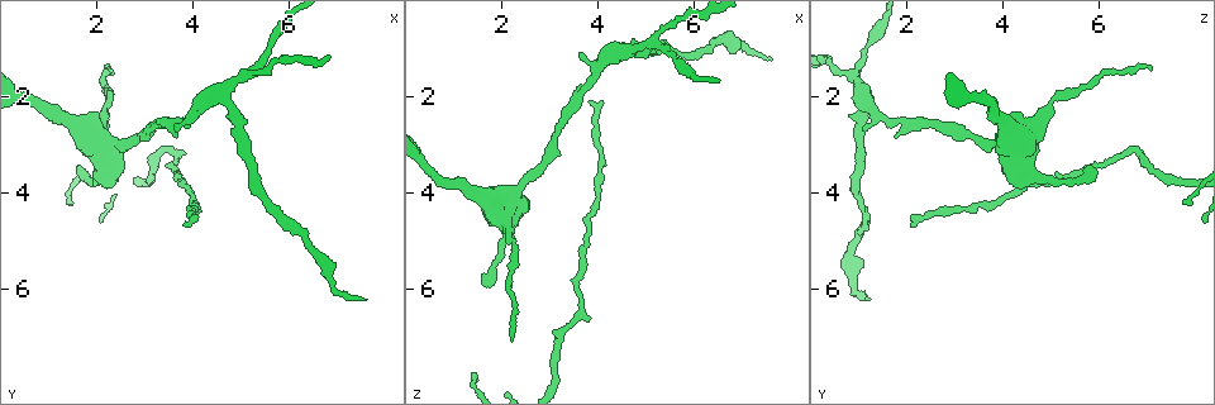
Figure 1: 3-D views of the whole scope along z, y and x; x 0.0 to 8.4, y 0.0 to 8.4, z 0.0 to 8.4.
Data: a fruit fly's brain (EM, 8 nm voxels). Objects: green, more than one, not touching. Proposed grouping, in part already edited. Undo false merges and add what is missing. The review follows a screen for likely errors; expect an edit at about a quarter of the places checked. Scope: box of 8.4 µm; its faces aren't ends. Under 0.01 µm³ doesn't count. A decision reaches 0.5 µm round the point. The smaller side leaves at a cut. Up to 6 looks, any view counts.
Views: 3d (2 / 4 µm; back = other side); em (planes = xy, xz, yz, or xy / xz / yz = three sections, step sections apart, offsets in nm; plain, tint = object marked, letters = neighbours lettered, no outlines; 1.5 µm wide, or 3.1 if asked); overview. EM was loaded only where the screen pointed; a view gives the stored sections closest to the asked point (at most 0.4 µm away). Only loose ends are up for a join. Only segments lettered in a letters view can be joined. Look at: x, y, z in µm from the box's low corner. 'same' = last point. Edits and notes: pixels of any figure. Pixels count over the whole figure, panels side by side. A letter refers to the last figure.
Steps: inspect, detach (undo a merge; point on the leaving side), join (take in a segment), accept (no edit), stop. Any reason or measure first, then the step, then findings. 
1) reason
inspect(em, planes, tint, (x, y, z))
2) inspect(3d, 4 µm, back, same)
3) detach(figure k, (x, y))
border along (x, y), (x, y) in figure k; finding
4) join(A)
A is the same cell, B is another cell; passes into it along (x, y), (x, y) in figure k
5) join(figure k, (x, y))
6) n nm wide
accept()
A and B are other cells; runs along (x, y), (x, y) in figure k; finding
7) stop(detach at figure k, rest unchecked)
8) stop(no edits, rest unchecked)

inspect(em, planes, tint, (1.60, 3.40, 5.85))

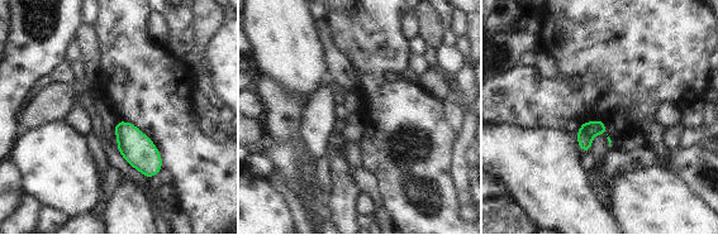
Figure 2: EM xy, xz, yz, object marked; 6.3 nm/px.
what lies round it
inspect(em, planes, letters, same)

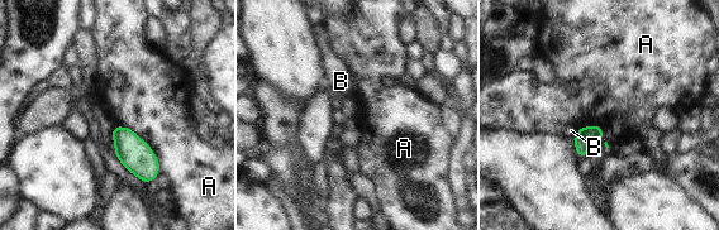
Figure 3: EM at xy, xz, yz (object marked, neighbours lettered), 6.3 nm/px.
accept()
A and B are other cells; no lettered segment goes on from it

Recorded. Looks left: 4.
thin end
inspect(3d, 4 µm, back, (3.60, 2.65, 1.10))

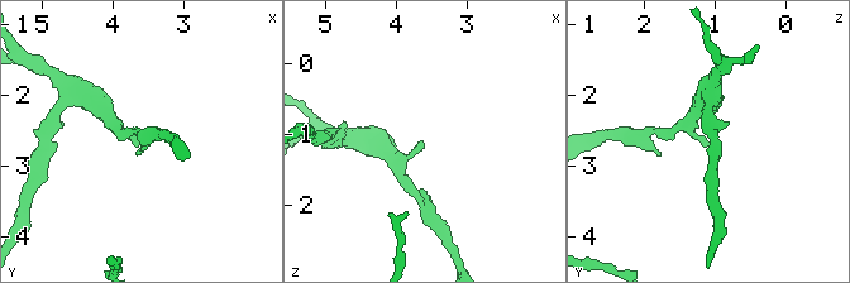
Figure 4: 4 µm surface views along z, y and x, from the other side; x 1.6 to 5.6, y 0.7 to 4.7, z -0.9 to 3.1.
need the tissue
inspect(em, planes, tint, (3.65, 2.70, 1.15))

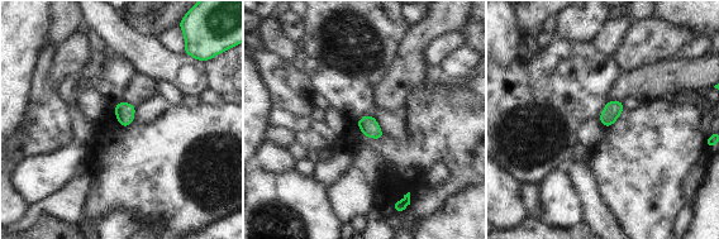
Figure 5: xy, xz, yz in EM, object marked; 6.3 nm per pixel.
inspect(em, planes, letters, same)

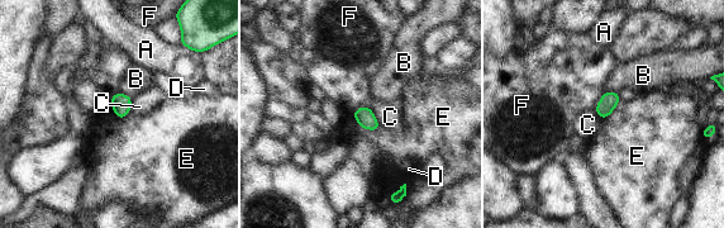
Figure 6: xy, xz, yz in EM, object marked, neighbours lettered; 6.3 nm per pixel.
accept()
A, B, C, D, E and F are other cells; border along (358, 126), (372, 131), (380, 127) in figure 6; none of them fits

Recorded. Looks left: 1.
stop(no edits, rest unchecked)

